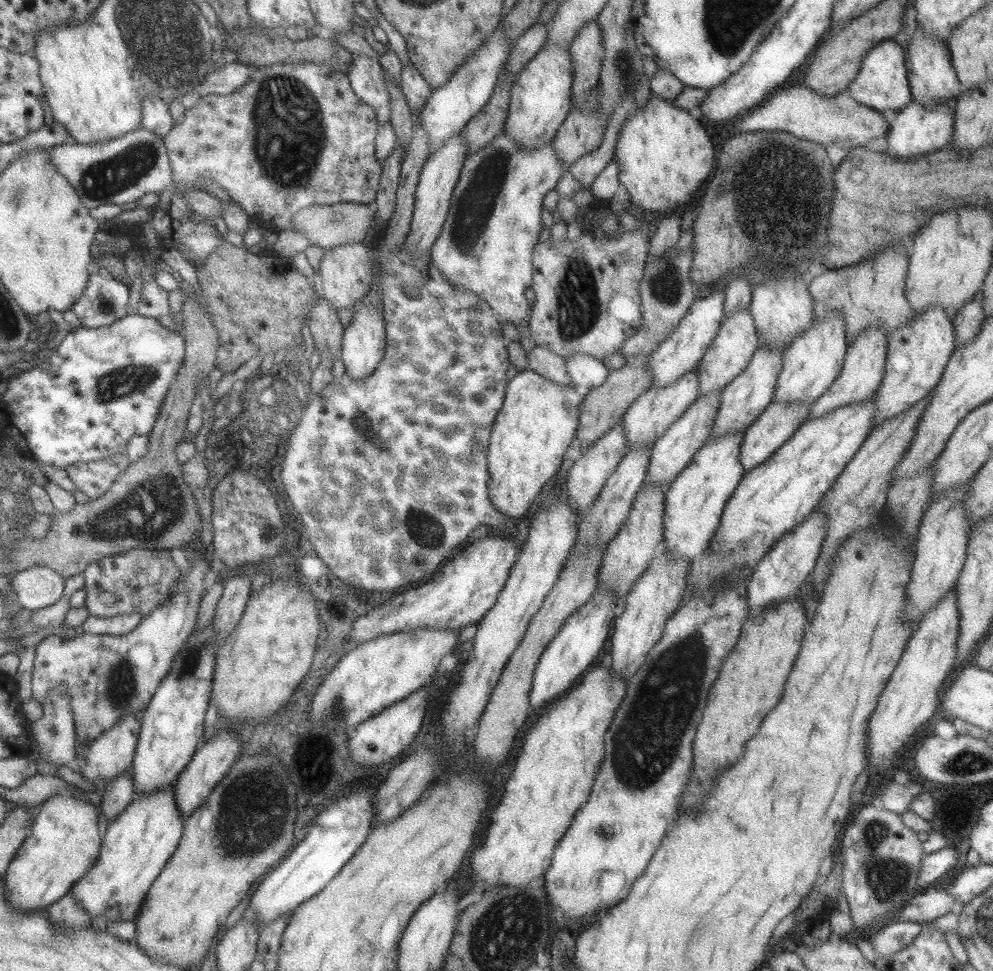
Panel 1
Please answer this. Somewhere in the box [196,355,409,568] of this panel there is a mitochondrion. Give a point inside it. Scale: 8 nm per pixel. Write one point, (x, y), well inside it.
(268, 415)

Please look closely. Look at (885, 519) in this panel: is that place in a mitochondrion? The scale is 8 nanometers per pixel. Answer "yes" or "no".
no

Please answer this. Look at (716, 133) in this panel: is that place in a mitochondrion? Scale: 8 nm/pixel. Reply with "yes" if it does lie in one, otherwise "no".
no

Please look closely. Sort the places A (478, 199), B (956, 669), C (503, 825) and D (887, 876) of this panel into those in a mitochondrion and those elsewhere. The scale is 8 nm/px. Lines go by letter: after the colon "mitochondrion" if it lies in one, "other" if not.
A: mitochondrion
B: other
C: other
D: mitochondrion

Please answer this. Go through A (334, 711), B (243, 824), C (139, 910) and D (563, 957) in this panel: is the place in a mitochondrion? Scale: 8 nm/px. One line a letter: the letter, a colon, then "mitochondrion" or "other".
A: mitochondrion
B: mitochondrion
C: other
D: other

